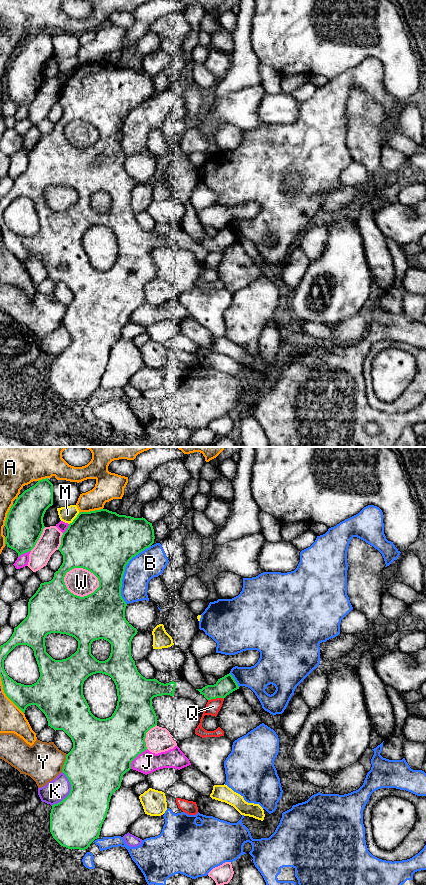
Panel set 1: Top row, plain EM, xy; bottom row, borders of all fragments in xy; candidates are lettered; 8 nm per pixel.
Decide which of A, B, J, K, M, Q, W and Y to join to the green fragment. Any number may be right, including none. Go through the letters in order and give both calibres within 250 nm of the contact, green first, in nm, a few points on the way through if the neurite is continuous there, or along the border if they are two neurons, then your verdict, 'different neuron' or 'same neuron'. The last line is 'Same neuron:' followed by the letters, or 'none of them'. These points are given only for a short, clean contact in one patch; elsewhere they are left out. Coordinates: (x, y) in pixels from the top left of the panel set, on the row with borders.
A: calibres 180 and 200 nm; different neuron
B: calibres 460 and 240 nm; different neuron
J: calibres 460 and 180 nm; different neuron
K: calibres 440 and 180 nm; different neuron
M: calibres 480 and 130 nm; different neuron
Q: calibres 150 and 120 nm; border xy (223, 698), (211, 698), (208, 700); different neuron
W: calibres 500 and 220 nm; different neuron
Y: calibres 460 and 320 nm; different neuron
Same neuron: none of them

